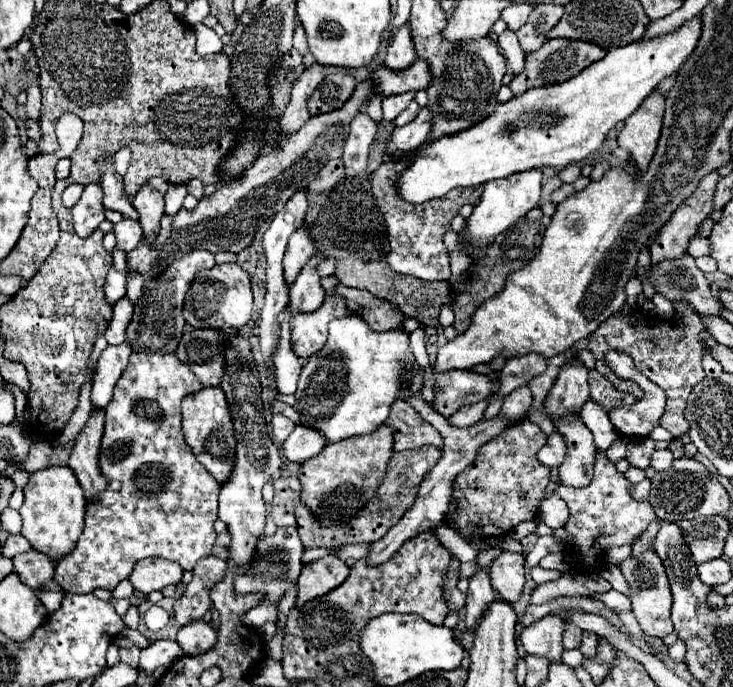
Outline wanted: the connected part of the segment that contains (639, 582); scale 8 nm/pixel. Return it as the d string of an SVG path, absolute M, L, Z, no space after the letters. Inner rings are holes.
M653 551L641 553L637 561L639 563L635 565L635 569L633 569L633 557L617 563L617 567L621 569L621 573L623 573L623 577L629 585L627 597L631 601L633 613L635 613L643 633L649 635L649 637L663 639L665 635L669 635L673 631L673 623L669 619L669 615L671 615L671 611L669 611L671 609L671 589L669 589L669 581L667 581L667 575L665 575L665 567Z

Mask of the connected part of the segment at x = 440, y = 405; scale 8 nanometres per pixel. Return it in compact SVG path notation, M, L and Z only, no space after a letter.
M447 371L433 373L433 399L431 405L443 417L453 415L459 407L477 403L491 397L491 391L499 387L499 381L493 383L489 377L475 371Z

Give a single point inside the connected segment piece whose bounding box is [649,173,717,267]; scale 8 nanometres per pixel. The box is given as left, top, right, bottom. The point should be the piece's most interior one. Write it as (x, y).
(673, 242)

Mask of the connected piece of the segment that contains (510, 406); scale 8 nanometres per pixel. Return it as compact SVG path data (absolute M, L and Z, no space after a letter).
M525 385L525 387L519 387L505 397L501 411L507 413L507 417L511 417L511 421L515 421L515 417L521 417L523 413L527 413L527 409L531 407L531 401L533 401L531 391Z

